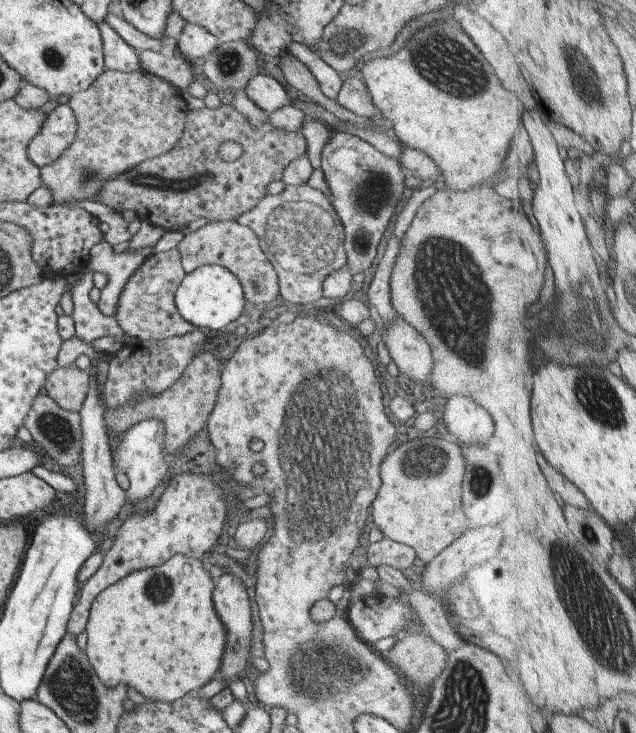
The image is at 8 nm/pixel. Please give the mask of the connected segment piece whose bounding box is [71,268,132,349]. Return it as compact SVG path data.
M90 268L82 272L82 276L73 284L71 290L74 309L71 317L74 321L75 335L81 341L92 343L97 338L106 336L122 341L122 349L132 340L118 324L113 316L104 316L98 305L94 304L88 296L93 287L92 276L94 271Z

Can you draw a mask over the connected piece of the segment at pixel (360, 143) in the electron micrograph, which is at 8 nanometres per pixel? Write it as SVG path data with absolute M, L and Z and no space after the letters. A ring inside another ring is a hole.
M345 131L333 132L328 142L321 152L321 169L324 173L326 182L333 194L333 208L340 217L340 222L344 226L344 248L346 248L346 269L353 273L366 272L378 252L378 244L390 224L390 220L394 218L394 214L398 212L398 204L404 198L404 178L409 175L400 166L400 162L395 157L388 156L378 152L372 144L353 133Z

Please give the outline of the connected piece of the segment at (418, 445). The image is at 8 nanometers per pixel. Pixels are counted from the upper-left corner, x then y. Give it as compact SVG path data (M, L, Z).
M440 436L408 440L390 451L380 464L381 485L370 507L374 524L386 539L407 544L413 549L414 555L424 562L426 568L448 544L452 544L452 540L456 540L468 528L468 518L462 510L462 476L464 458L458 444Z

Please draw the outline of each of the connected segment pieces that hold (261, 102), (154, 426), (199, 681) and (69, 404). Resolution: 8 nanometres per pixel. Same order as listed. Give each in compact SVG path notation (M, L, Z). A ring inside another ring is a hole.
M255 71L244 88L246 96L258 108L269 114L283 106L292 105L292 100L284 87L269 75L263 75Z
M142 420L130 426L124 434L118 436L118 446L114 450L112 460L116 470L125 473L129 486L126 488L126 498L136 505L152 496L155 488L162 483L169 467L168 458L164 458L164 436L166 428L160 420Z
M172 556L159 567L128 574L96 596L85 626L85 651L90 666L104 686L116 688L118 684L124 684L134 688L146 700L171 703L195 694L216 677L226 650L226 628L212 602L215 582L208 574L209 564L206 560L188 556Z
M75 364L56 367L48 374L44 388L60 408L68 412L79 413L86 396L90 394L90 376L88 371L80 370Z

